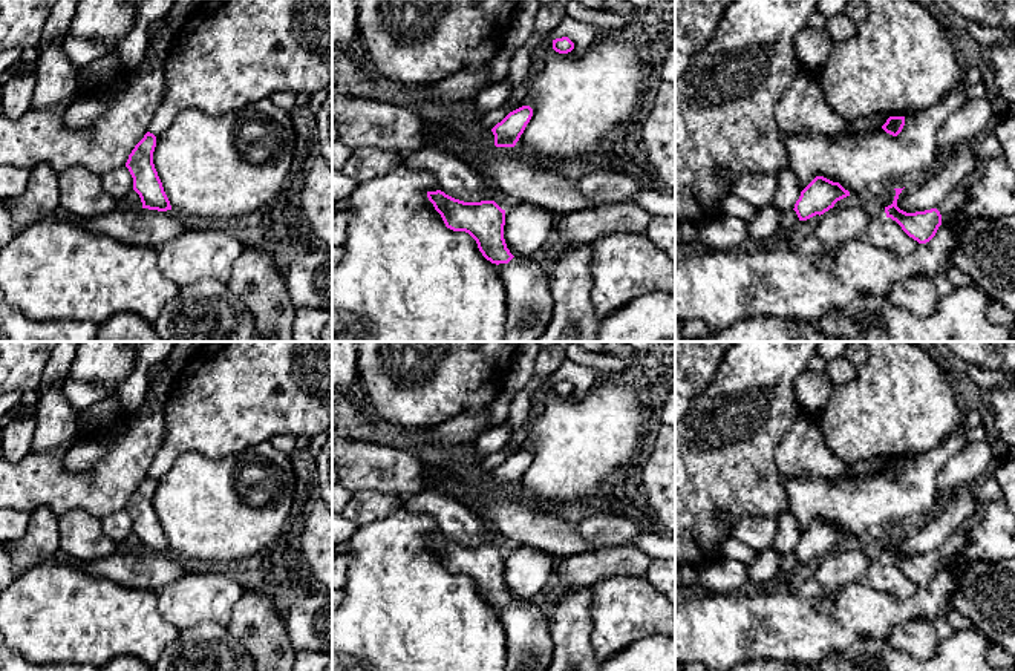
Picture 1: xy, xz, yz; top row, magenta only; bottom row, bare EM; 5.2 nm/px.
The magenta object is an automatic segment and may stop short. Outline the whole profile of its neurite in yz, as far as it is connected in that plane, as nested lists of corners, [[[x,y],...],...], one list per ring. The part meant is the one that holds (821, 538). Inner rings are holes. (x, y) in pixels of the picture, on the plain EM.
[[[816,519],[802,535],[795,547],[799,564],[807,564],[816,558],[824,558],[834,547],[850,539],[839,525],[833,525],[824,519]]]

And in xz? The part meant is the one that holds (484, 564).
[[[427,535],[447,571],[468,576],[494,608],[505,633],[507,671],[545,671],[551,659],[548,614],[542,601],[513,599],[504,582],[505,553],[494,544],[464,545]]]

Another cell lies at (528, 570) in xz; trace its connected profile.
[[[519,544],[505,553],[504,582],[513,599],[539,599],[553,571],[551,555],[537,547]]]

